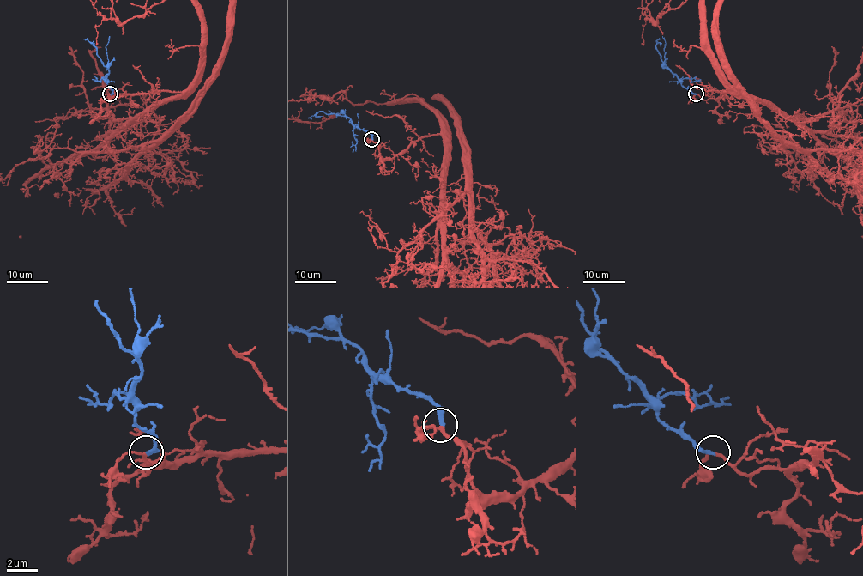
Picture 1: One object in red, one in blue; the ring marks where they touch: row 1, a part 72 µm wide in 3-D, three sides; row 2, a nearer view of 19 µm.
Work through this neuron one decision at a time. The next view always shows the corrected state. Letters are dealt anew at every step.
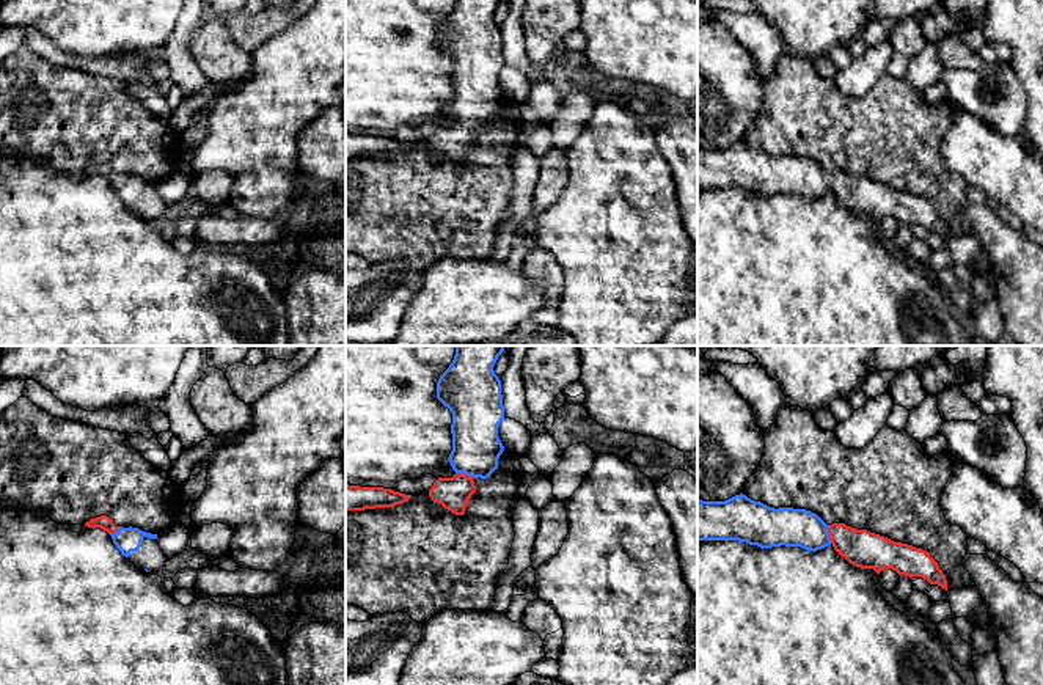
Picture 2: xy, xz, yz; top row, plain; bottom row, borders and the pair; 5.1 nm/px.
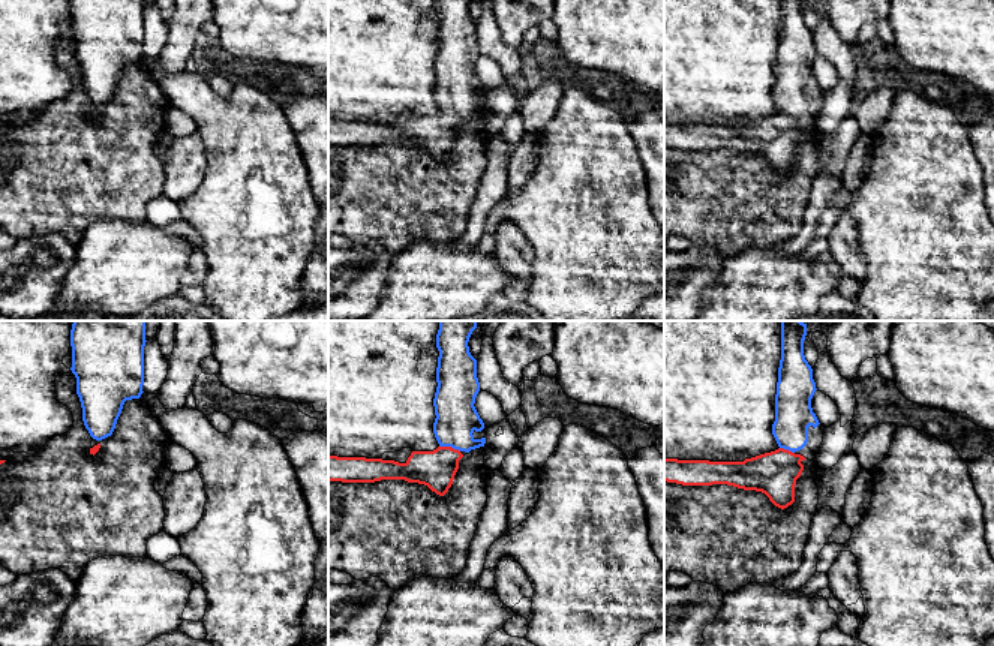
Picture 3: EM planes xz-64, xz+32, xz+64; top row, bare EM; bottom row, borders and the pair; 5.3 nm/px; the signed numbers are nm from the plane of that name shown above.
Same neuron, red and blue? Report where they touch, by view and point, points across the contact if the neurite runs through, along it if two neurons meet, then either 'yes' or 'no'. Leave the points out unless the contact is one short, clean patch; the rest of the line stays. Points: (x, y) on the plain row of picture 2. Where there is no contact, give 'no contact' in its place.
meets red in yz at (830, 183); runs through yz (863, 197), (839, 183), (830, 183), (789, 175); yes

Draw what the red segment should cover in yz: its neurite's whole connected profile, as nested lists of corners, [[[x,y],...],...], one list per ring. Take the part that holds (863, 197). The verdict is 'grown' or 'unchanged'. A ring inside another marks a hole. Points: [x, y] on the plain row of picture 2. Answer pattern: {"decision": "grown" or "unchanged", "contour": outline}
{"decision": "grown", "contour": [[[740,141],[726,149],[697,148],[697,189],[738,189],[760,196],[771,195],[801,195],[807,200],[817,200],[828,193],[845,206],[850,212],[861,217],[873,217],[880,222],[892,217],[898,223],[922,225],[930,233],[938,233],[947,239],[947,228],[938,211],[928,200],[908,192],[894,190],[884,184],[867,178],[856,178],[845,171],[826,173],[817,162],[806,157],[770,156]]]}

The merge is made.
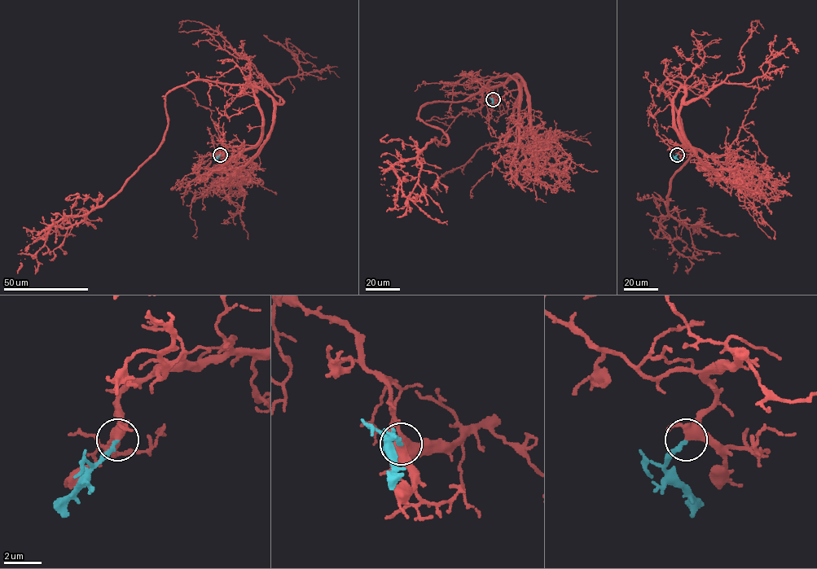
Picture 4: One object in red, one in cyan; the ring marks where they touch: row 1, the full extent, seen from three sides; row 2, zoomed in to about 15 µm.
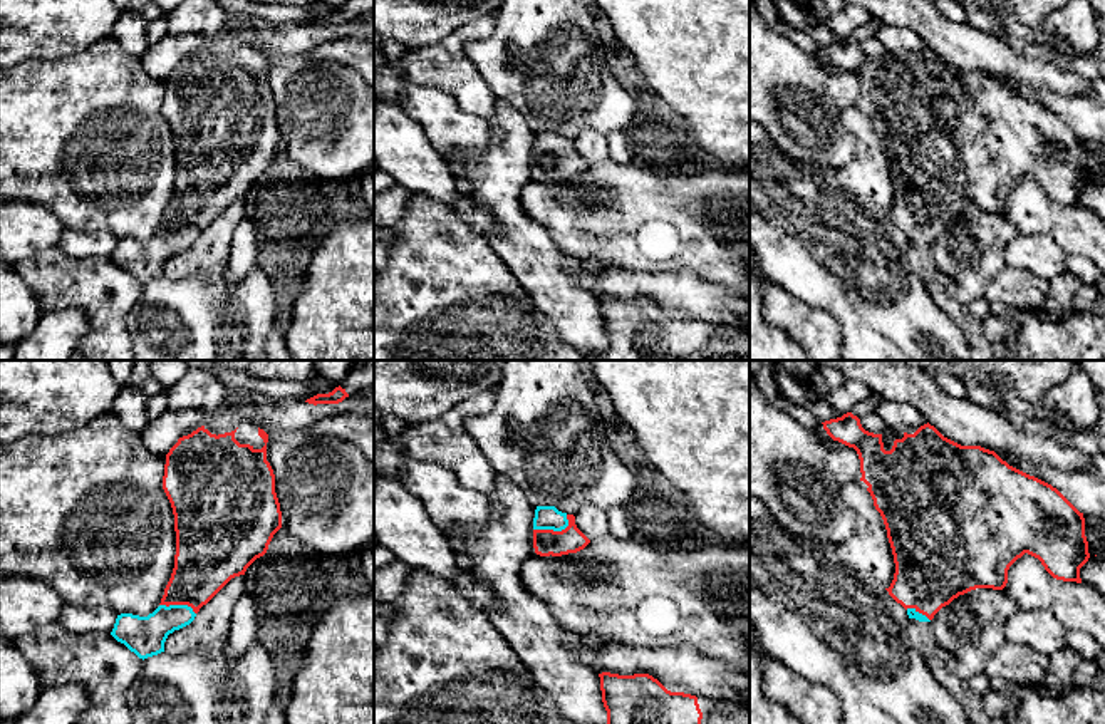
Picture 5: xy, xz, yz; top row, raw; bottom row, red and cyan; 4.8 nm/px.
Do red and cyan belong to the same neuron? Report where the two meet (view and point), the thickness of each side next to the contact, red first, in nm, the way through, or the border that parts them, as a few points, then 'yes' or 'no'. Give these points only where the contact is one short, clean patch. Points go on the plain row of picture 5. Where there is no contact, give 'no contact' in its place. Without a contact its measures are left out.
contact xz (555, 156); calibres 130 and 110 nm; way xz (570, 165), (555, 156), (545, 141); yes

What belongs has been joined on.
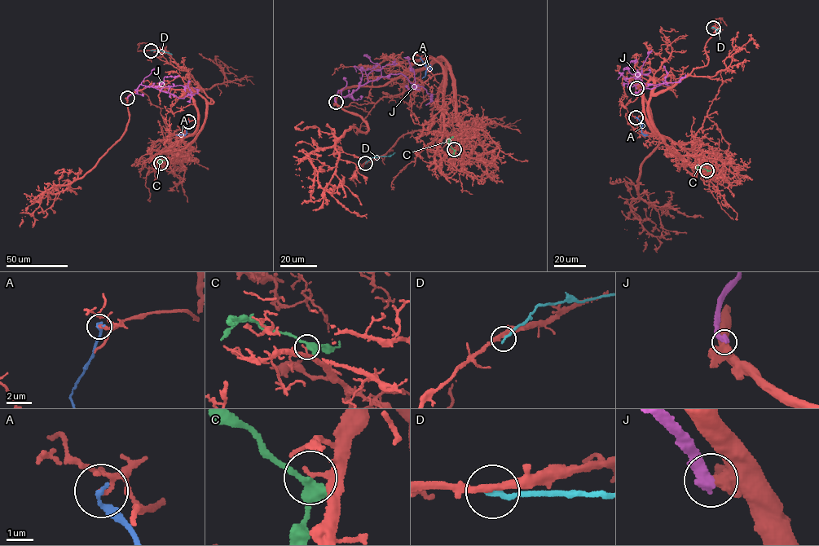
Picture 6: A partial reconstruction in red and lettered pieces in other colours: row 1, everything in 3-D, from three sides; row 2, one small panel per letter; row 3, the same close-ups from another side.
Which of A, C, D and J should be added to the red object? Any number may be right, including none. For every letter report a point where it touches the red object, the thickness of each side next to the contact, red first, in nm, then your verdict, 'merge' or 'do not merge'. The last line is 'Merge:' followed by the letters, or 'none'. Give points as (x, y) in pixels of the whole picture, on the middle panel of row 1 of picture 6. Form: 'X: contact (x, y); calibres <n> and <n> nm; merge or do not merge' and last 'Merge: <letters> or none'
A: contact (420, 58); calibres 110 and 140 nm; do not merge
C: contact (454, 149); calibres 200 and 360 nm; do not merge
D: contact (365, 163); calibres 280 and 190 nm; do not merge
J: contact (336, 102); calibres 700 and 480 nm; do not merge
Merge: none

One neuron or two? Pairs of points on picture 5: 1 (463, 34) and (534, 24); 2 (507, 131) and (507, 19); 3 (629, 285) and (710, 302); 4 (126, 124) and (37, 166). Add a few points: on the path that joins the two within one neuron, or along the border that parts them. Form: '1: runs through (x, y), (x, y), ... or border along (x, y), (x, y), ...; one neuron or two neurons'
1: border along (493, 17), (493, 29), (465, 46), (477, 67); two neurons
2: border along (497, 96), (513, 106), (534, 129); two neurons
3: runs through (649, 285), (689, 295); one neuron
4: runs through (104, 124), (69, 134), (59, 144); one neuron

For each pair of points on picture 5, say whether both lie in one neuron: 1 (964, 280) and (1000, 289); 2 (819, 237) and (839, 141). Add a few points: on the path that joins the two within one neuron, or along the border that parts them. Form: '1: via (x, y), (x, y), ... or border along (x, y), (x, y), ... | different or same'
1: border along (988, 282), (981, 297) | different
2: border along (793, 160), (800, 165), (820, 165), (835, 171) | different

